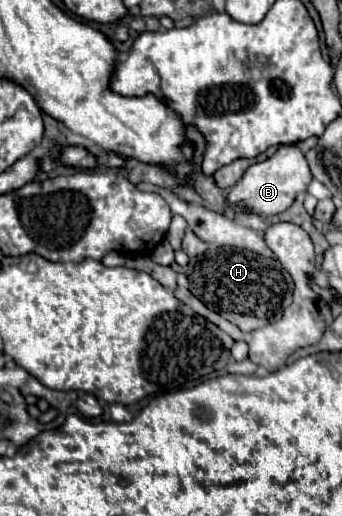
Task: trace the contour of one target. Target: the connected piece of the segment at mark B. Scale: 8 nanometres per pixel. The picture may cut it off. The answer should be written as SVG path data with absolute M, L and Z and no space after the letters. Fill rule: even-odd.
M282 145L272 157L254 163L248 173L244 173L244 177L230 189L228 201L236 211L256 211L258 215L268 217L286 211L294 203L294 199L306 191L310 181L312 173L304 153L294 145Z

